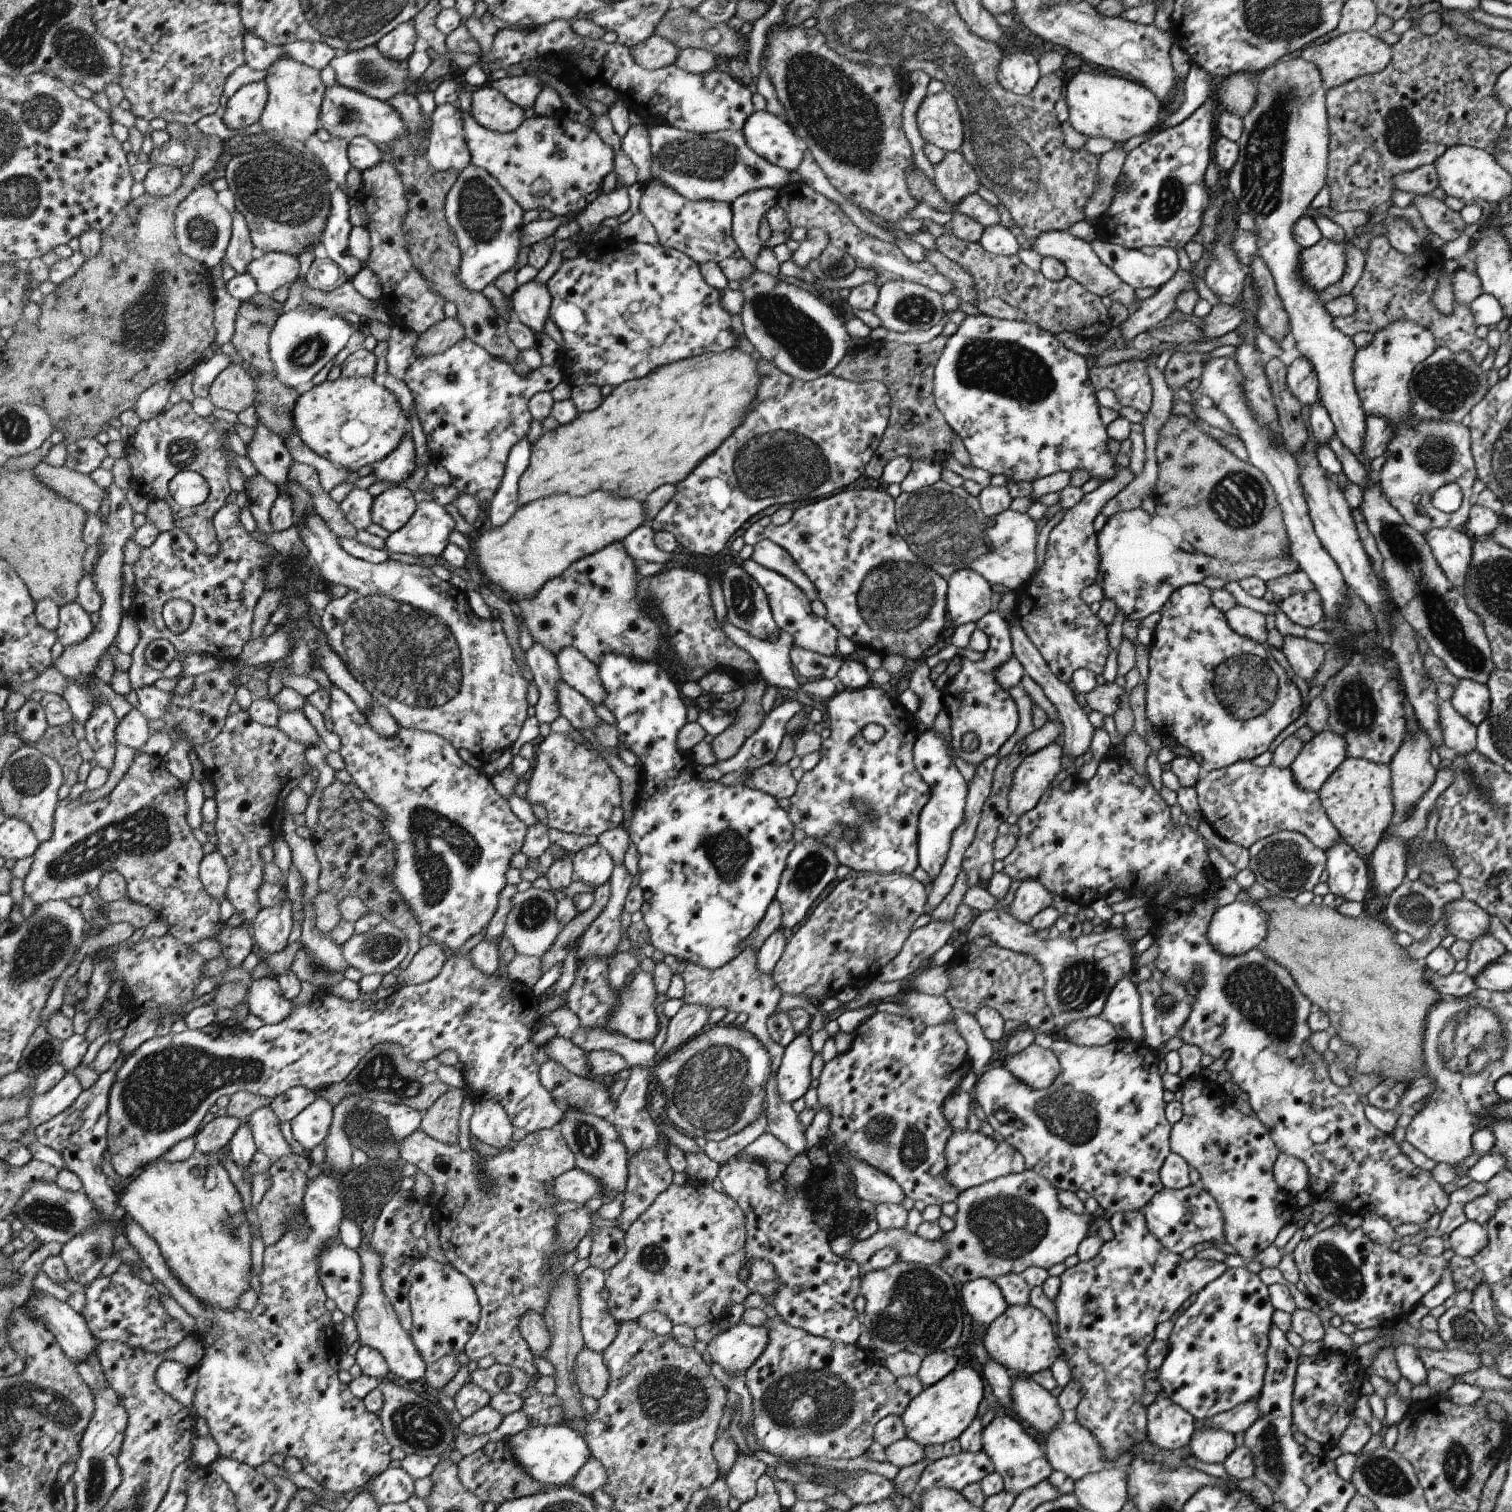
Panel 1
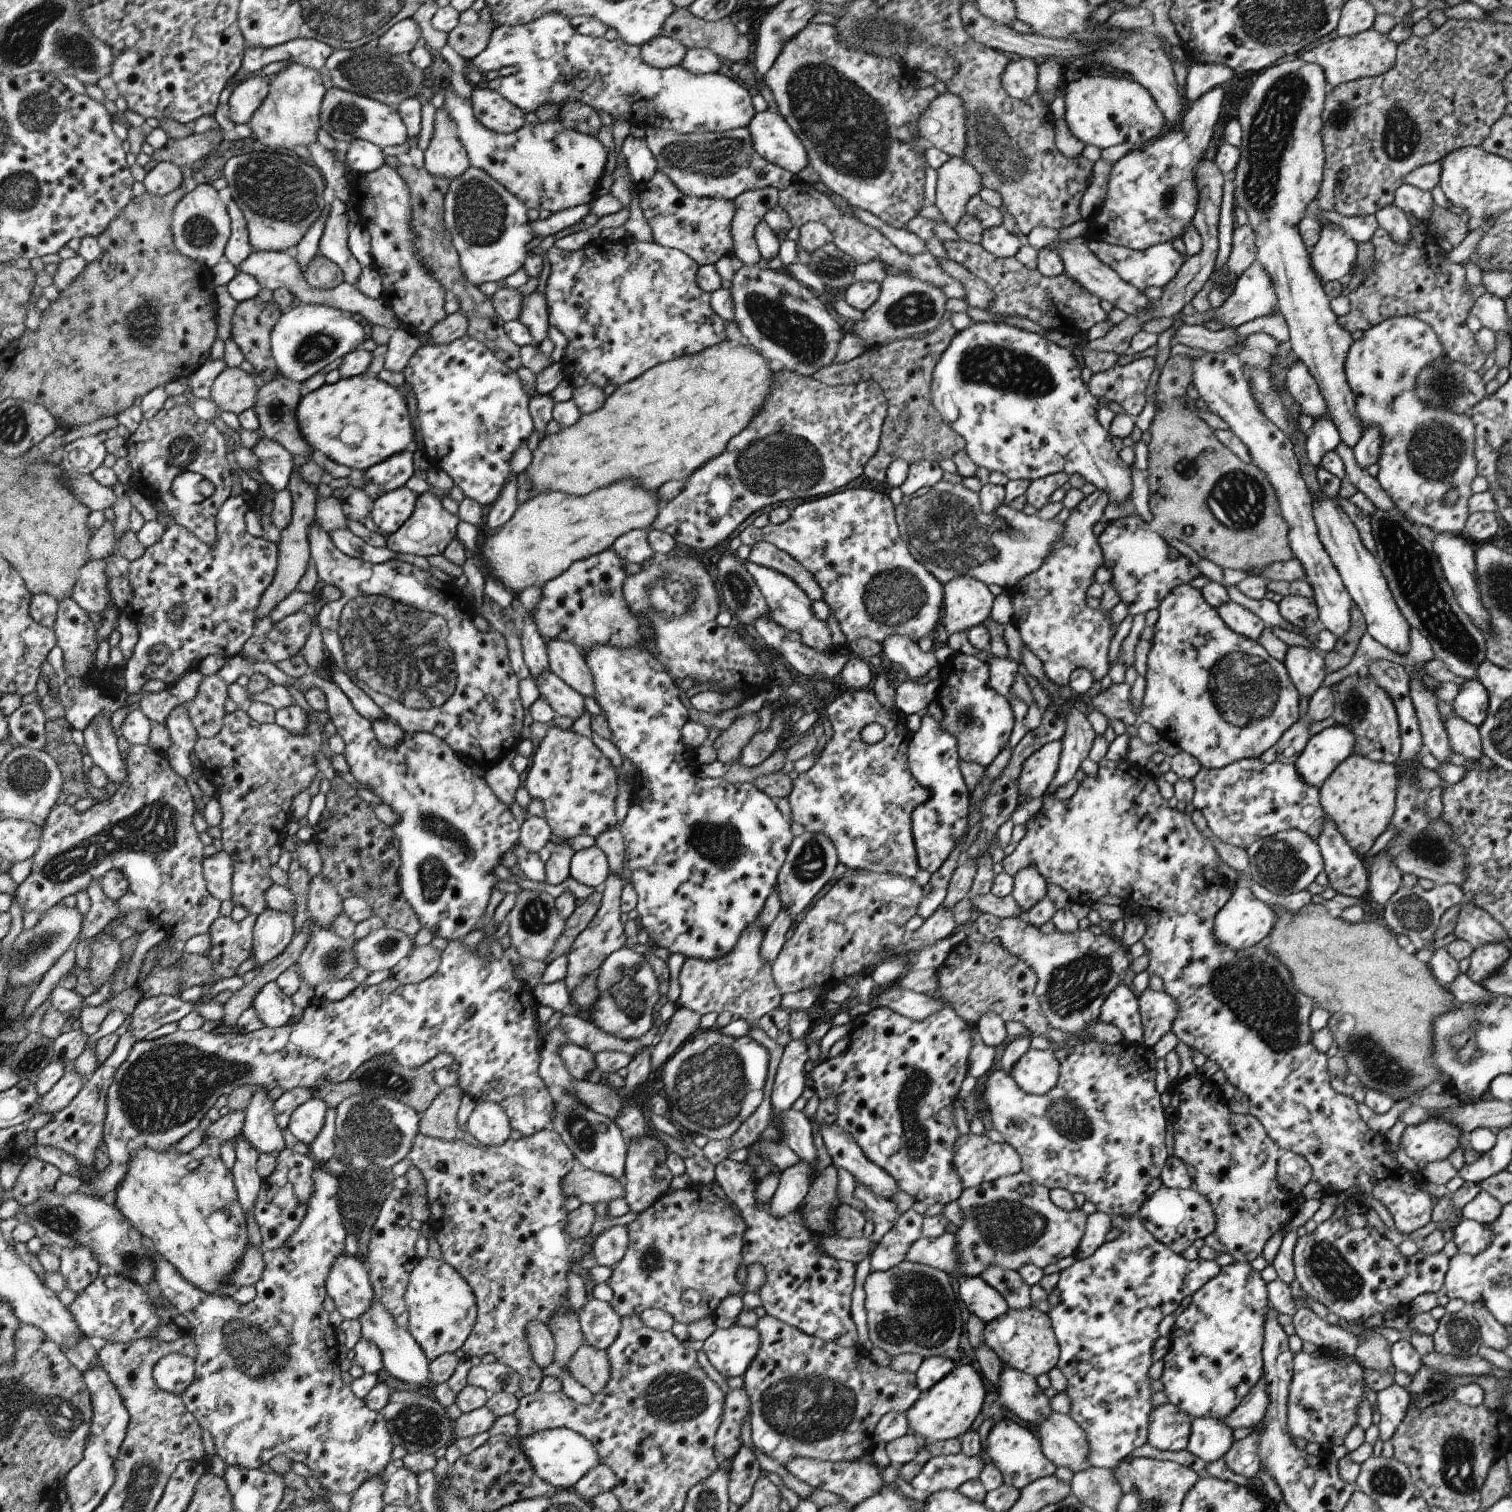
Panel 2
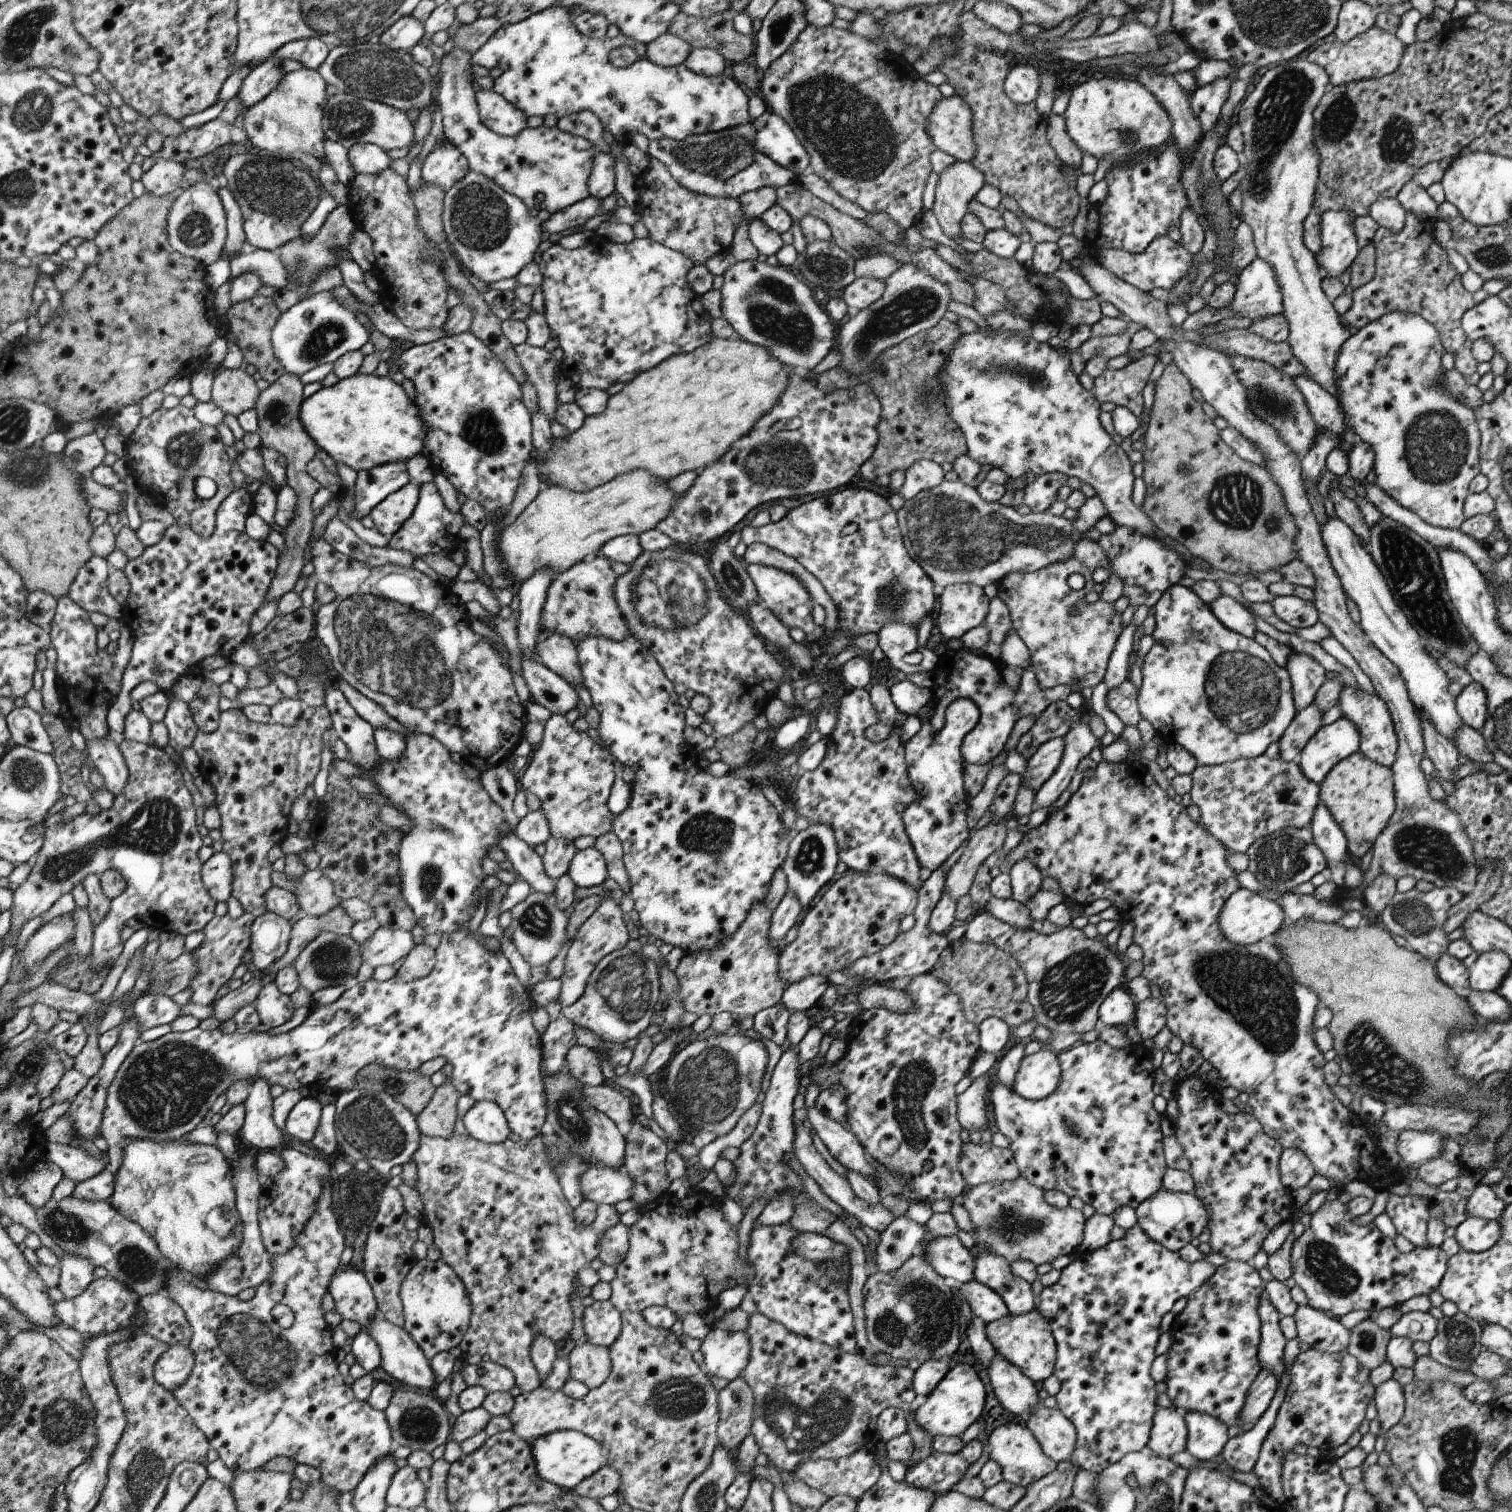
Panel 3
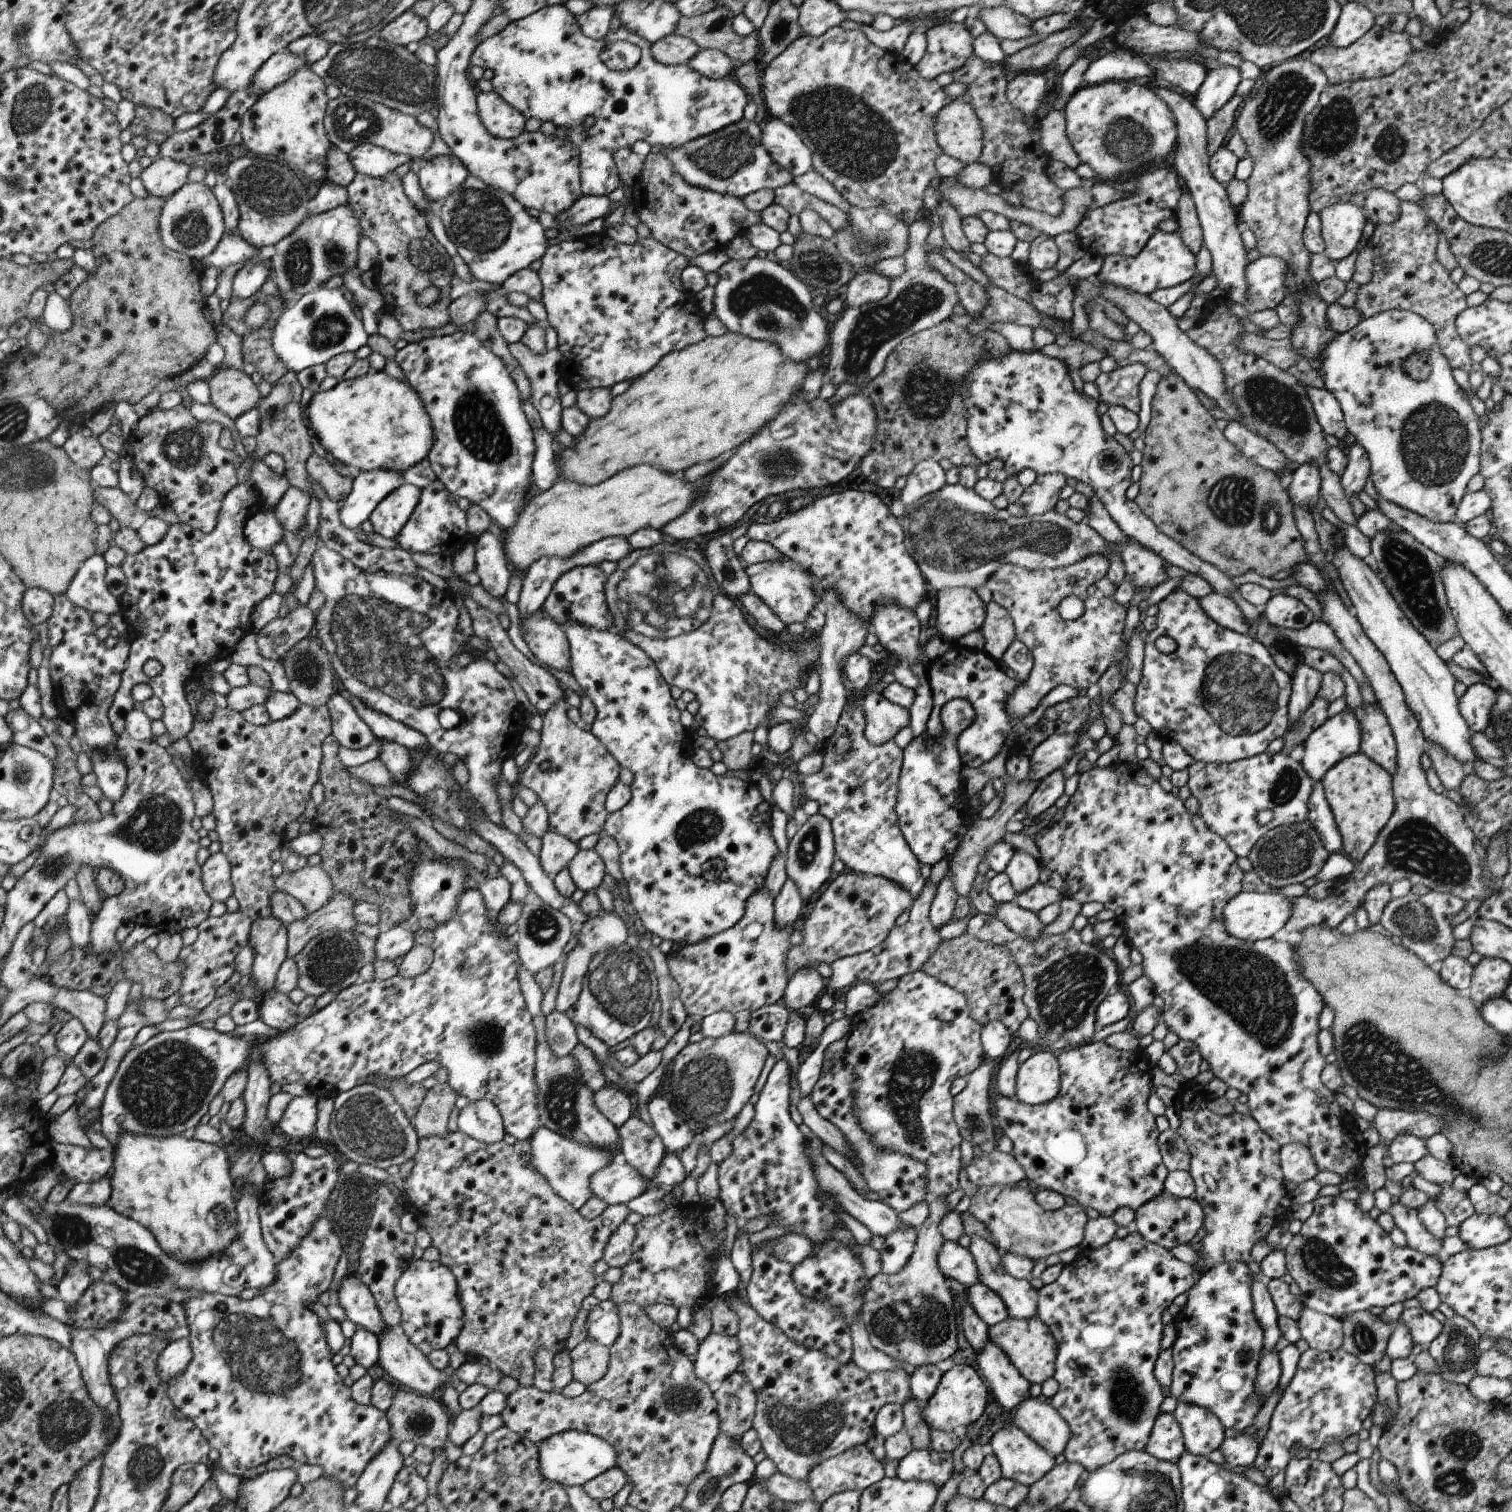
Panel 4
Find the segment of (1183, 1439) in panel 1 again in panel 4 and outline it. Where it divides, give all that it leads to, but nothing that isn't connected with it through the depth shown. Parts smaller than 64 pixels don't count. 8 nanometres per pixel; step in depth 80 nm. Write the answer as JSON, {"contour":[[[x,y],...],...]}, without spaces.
{"contour":[[[1162,1413],[1155,1418],[1145,1451],[1157,1459],[1172,1461],[1185,1450],[1183,1432],[1173,1413]]]}

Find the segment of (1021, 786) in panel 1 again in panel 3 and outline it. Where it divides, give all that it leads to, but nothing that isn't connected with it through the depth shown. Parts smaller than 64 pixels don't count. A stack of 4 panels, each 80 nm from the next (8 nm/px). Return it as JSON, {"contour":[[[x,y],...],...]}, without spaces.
{"contour":[[[1063,738],[1050,739],[1039,745],[1038,750],[1027,760],[1022,784],[1035,793],[1054,774],[1064,752]]]}

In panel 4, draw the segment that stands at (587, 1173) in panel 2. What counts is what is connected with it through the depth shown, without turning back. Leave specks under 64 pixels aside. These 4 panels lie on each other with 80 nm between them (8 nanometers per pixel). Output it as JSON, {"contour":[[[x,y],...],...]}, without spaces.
{"contour":[[[614,1161],[592,1176],[590,1187],[608,1205],[626,1205],[646,1190],[643,1175],[635,1167]]]}

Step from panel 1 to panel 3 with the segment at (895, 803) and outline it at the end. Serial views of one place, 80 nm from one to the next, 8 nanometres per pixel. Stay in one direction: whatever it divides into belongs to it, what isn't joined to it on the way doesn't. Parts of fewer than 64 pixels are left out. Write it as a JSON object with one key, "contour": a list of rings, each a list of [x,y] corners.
{"contour":[[[853,689],[841,698],[837,704],[837,721],[822,762],[814,770],[802,773],[797,779],[793,793],[794,810],[798,816],[807,818],[810,825],[822,823],[835,830],[840,860],[847,864],[848,870],[886,873],[906,881],[918,890],[922,883],[919,880],[922,868],[903,821],[903,812],[917,799],[917,792],[909,782],[905,743],[898,735],[900,726],[896,726],[882,742],[872,742],[866,737],[870,723],[878,720],[879,713],[871,702],[870,692],[865,689]]]}

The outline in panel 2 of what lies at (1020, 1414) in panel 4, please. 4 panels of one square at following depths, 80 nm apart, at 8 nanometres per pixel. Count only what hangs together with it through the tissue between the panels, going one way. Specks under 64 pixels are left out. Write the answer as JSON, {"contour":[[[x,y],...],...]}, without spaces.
{"contour":[[[1053,1412],[1040,1425],[1032,1428],[1039,1437],[1044,1456],[1056,1468],[1064,1466],[1076,1474],[1091,1467],[1087,1461],[1087,1434],[1071,1416]]]}

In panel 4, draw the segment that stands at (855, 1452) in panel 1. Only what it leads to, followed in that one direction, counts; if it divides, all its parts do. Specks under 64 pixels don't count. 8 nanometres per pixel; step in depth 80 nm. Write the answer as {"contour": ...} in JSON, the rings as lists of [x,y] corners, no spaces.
{"contour":[[[737,1296],[729,1302],[728,1306],[732,1307],[739,1318],[739,1331],[736,1335],[739,1338],[741,1344],[741,1354],[743,1354],[743,1362],[739,1366],[738,1370],[748,1379],[748,1382],[752,1385],[754,1392],[757,1396],[757,1403],[755,1406],[755,1415],[753,1418],[753,1429],[755,1430],[758,1438],[761,1442],[761,1449],[764,1450],[767,1458],[770,1458],[776,1465],[778,1471],[782,1474],[791,1476],[801,1481],[807,1481],[808,1475],[815,1464],[822,1461],[827,1461],[829,1456],[835,1457],[839,1454],[846,1452],[848,1449],[852,1449],[858,1445],[864,1445],[868,1440],[874,1438],[875,1432],[875,1416],[884,1405],[890,1403],[896,1403],[903,1405],[913,1397],[909,1387],[910,1375],[904,1371],[903,1368],[895,1368],[893,1371],[867,1371],[858,1366],[852,1360],[847,1363],[841,1363],[837,1358],[832,1358],[826,1354],[823,1349],[808,1348],[804,1343],[796,1342],[790,1338],[780,1327],[768,1322],[757,1310],[754,1310],[750,1304],[742,1304],[740,1296]]]}

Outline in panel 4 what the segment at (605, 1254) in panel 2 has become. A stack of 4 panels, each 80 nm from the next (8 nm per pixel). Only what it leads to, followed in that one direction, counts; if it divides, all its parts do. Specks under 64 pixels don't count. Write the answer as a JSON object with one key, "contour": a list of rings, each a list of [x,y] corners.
{"contour":[[[623,1222],[607,1242],[603,1259],[609,1267],[622,1268],[631,1261],[634,1253],[635,1236],[638,1231],[634,1225]]]}

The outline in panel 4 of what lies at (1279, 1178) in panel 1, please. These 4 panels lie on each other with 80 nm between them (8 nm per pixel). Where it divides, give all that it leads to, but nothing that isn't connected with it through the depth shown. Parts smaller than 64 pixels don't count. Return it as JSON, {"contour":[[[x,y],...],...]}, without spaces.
{"contour":[[[1288,1143],[1281,1147],[1279,1165],[1284,1179],[1299,1185],[1318,1173],[1310,1149],[1302,1143]]]}

